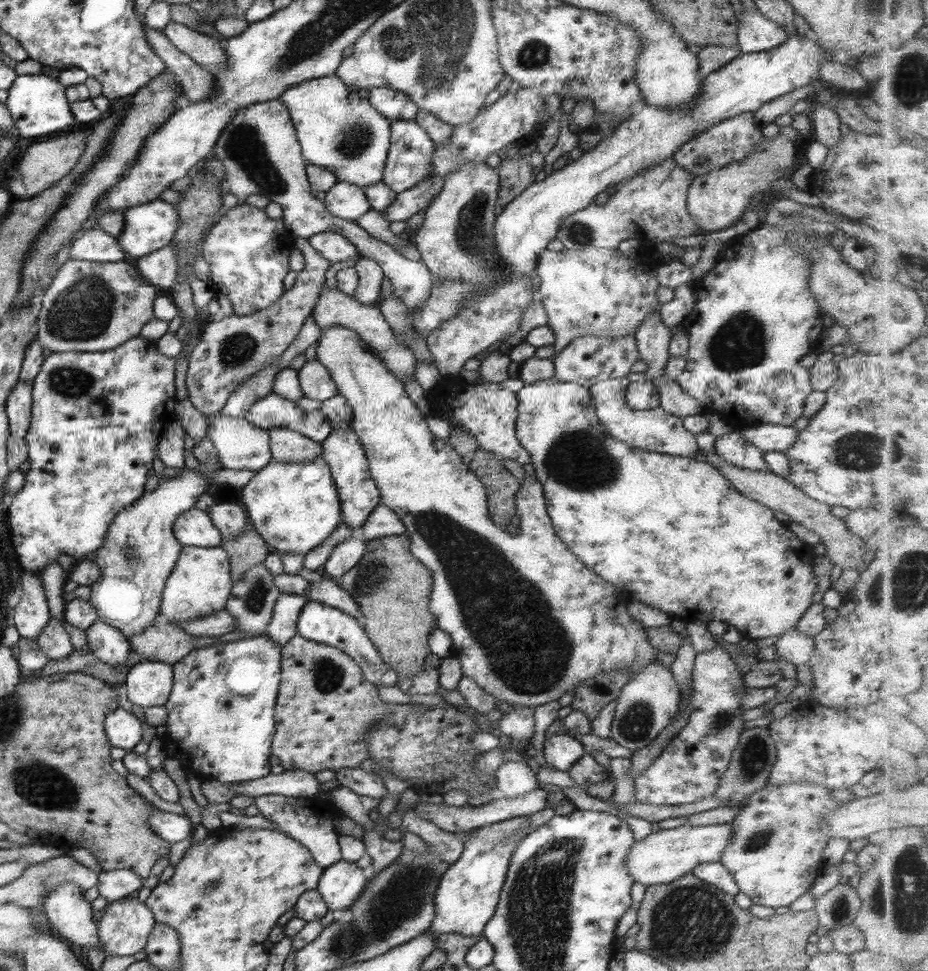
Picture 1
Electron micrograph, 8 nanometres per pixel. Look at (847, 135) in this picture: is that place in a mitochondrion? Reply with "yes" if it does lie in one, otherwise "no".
no

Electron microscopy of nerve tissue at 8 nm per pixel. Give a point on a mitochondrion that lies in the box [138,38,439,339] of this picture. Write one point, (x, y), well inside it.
(244, 144)

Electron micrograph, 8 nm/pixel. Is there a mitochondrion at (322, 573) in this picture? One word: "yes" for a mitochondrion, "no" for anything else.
no

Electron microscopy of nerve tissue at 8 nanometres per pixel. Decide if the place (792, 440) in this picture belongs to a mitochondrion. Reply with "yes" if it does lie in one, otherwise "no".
no

